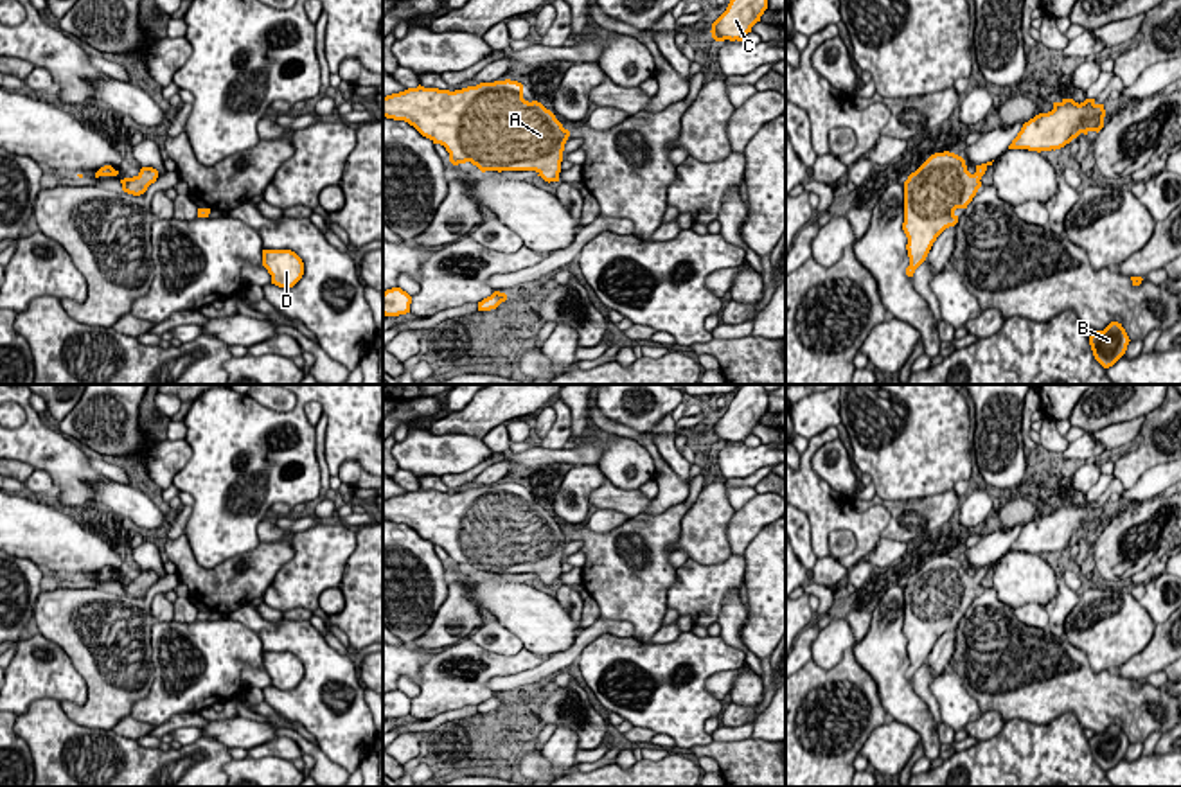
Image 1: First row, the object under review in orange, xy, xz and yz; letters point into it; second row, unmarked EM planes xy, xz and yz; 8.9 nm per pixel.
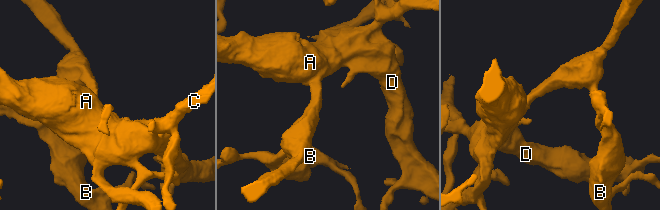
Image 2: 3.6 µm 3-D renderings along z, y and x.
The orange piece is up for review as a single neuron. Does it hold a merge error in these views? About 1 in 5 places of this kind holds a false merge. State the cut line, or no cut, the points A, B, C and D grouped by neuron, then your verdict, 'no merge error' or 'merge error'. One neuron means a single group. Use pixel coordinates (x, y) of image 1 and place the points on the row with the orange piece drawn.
no cut | A B C D | no merge error

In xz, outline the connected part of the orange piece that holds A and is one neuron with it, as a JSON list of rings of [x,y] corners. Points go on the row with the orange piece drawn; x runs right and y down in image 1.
[[[518,81],[480,83],[462,90],[408,88],[383,97],[383,117],[404,120],[449,153],[453,165],[471,162],[485,171],[536,171],[545,181],[559,181],[570,131],[537,101],[523,99]]]

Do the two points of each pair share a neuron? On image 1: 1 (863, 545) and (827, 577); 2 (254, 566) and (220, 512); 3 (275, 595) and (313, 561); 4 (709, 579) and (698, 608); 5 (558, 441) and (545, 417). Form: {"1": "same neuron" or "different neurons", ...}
{"1": "different neurons", "2": "different neurons", "3": "same neuron", "4": "same neuron", "5": "different neurons"}

